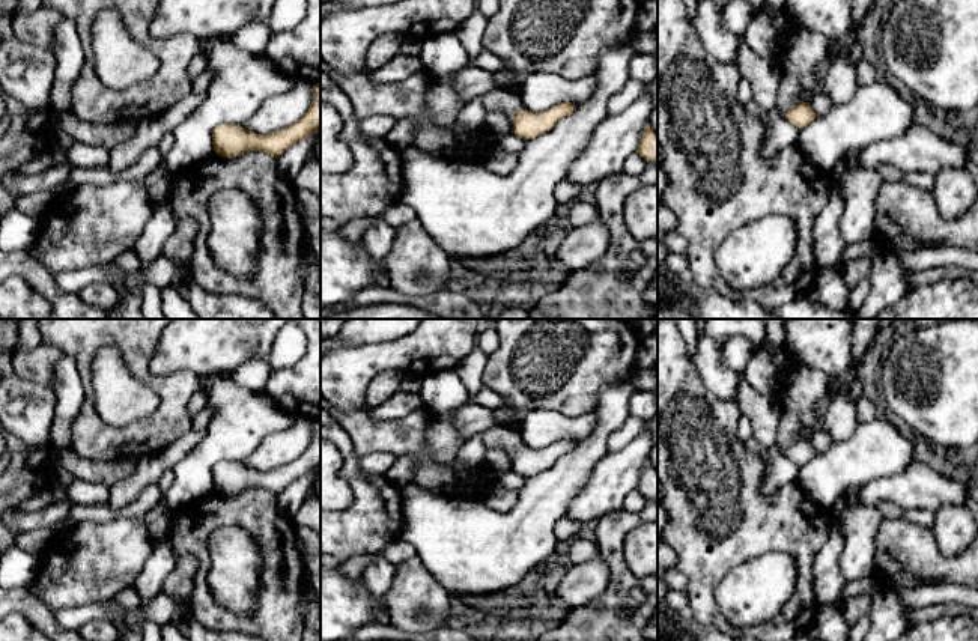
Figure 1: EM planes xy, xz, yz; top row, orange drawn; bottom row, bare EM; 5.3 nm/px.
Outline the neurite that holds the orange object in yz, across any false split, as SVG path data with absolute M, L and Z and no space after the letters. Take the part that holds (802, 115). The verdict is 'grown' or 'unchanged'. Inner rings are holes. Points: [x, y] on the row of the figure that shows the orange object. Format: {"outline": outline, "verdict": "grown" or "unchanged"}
{"outline": "M802 102L802 104L791 107L785 113L785 117L791 125L794 125L799 129L803 129L816 119L816 113L808 102Z", "verdict": "unchanged"}

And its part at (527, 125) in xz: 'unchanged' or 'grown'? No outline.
grown

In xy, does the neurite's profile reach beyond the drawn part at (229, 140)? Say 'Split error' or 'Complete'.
Complete

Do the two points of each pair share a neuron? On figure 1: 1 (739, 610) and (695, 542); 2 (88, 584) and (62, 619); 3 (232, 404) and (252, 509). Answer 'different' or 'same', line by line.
1: different
2: different
3: different

